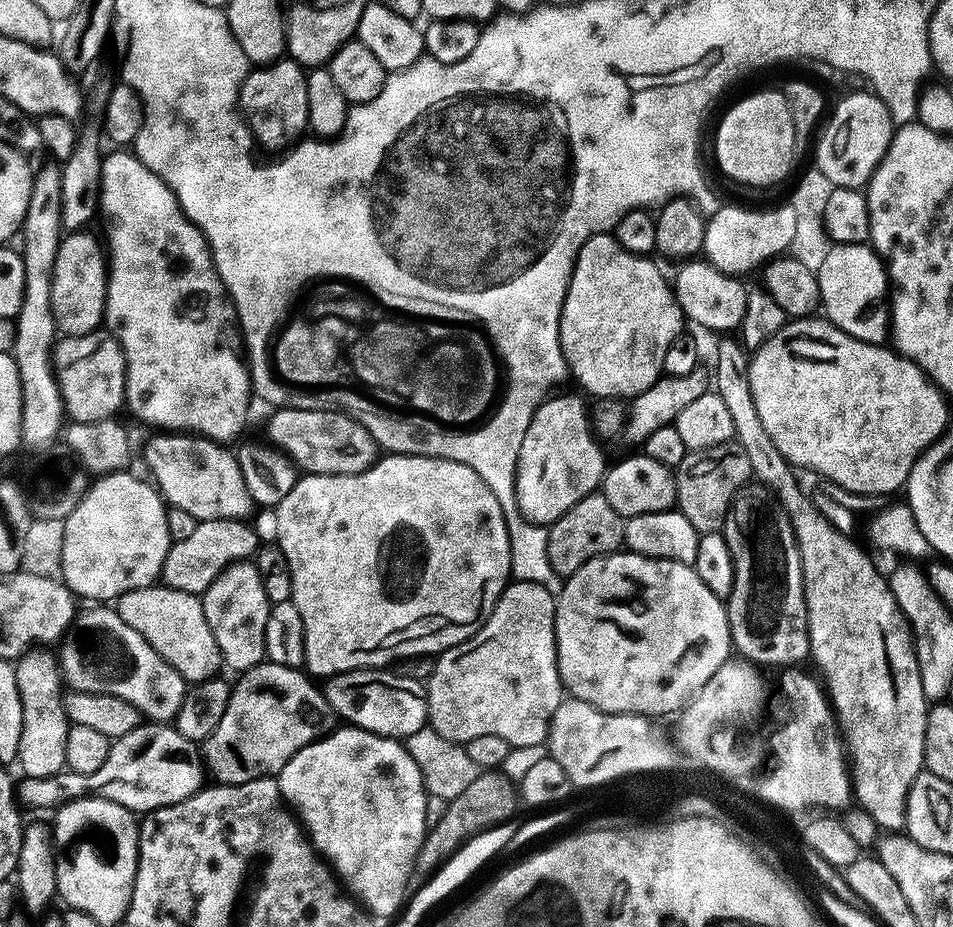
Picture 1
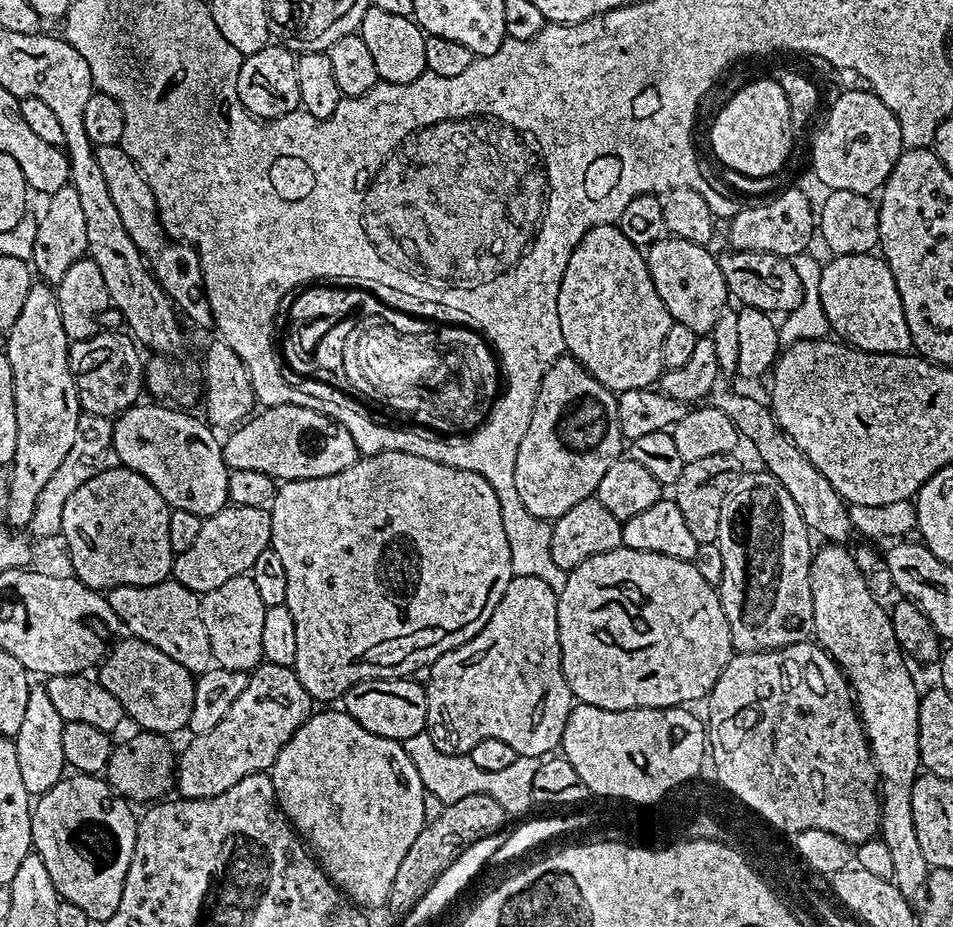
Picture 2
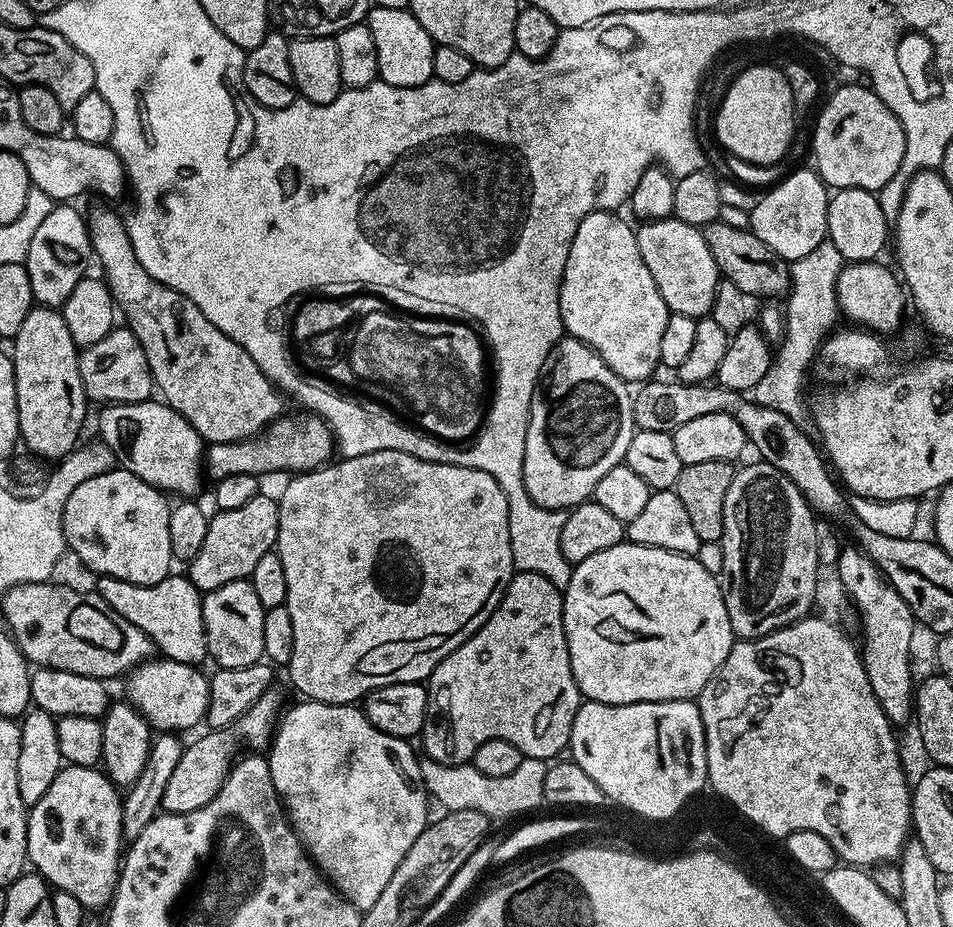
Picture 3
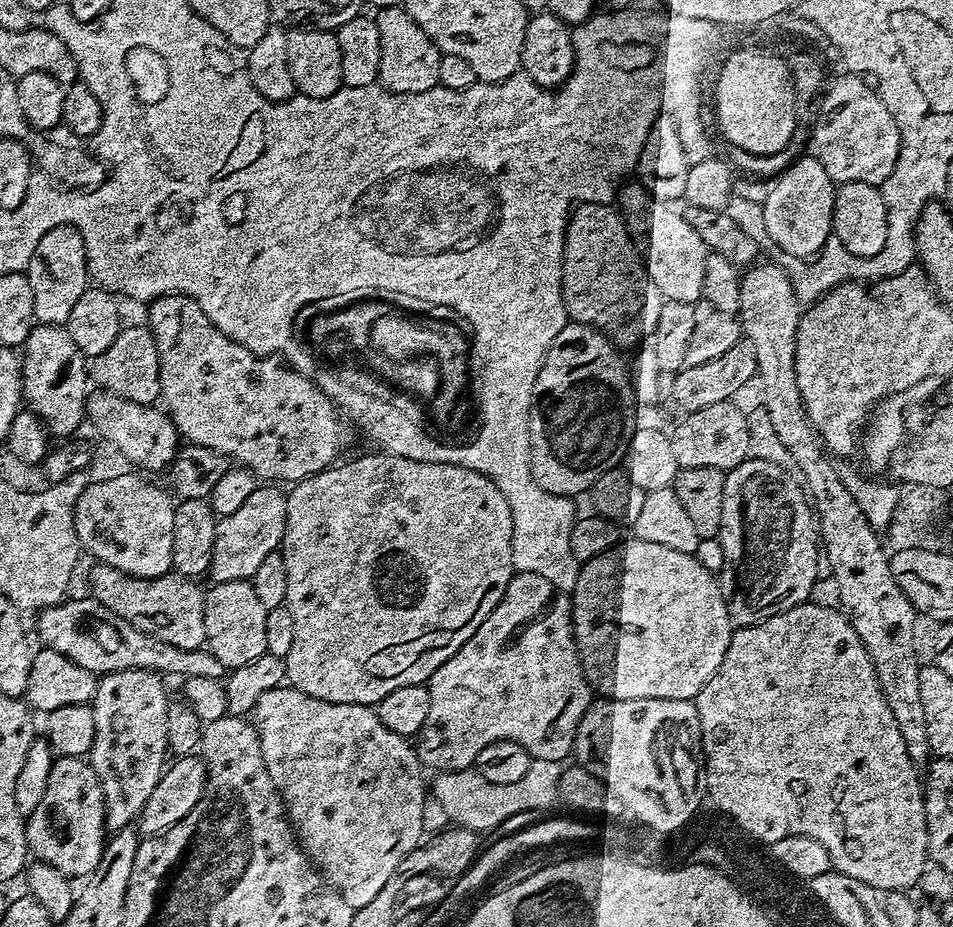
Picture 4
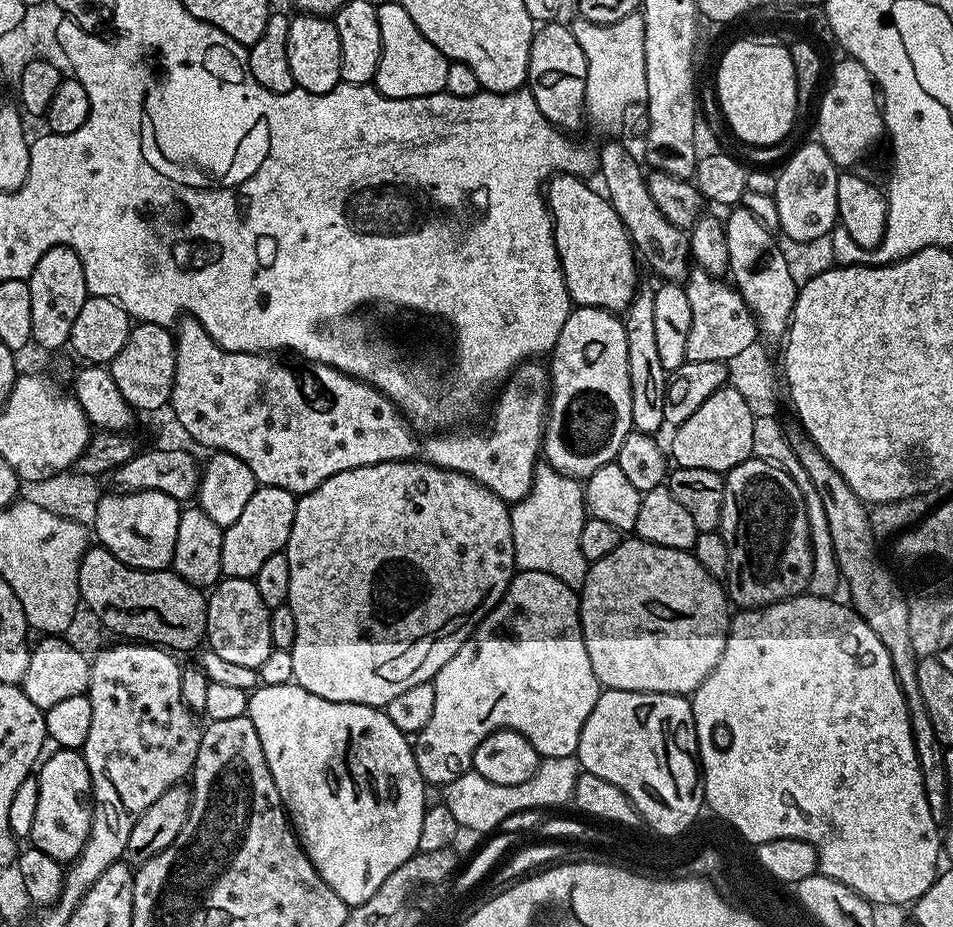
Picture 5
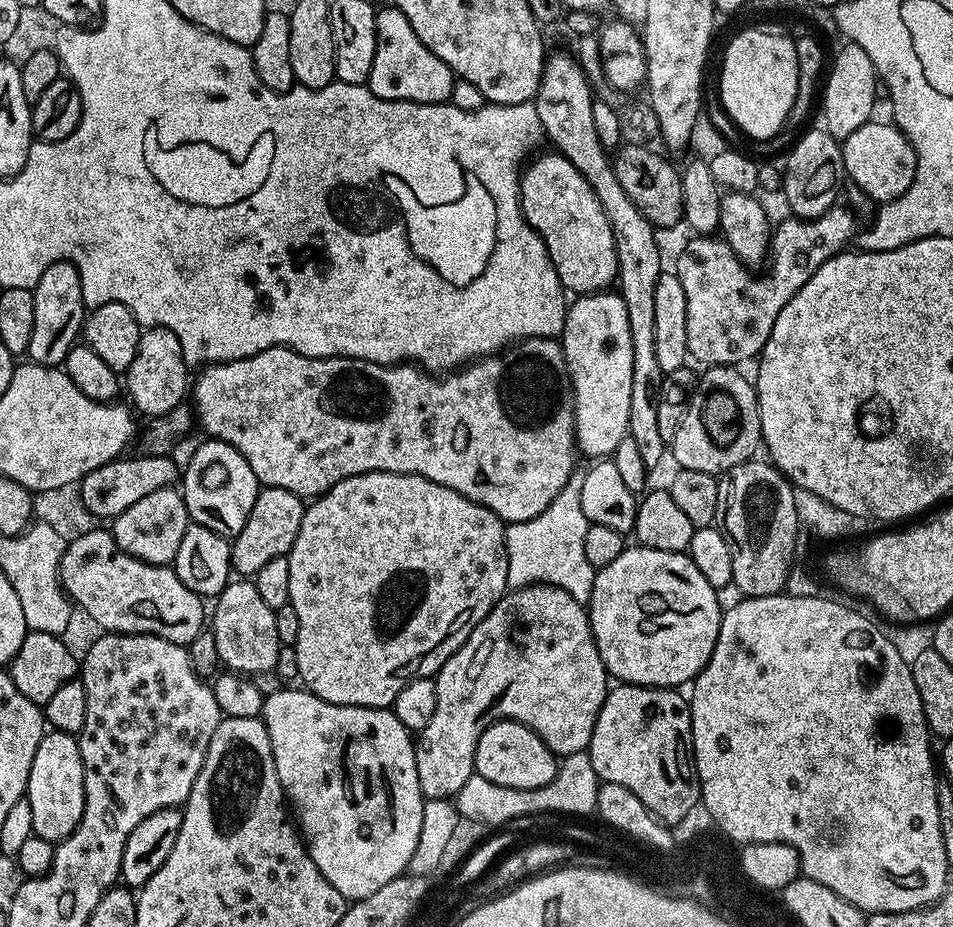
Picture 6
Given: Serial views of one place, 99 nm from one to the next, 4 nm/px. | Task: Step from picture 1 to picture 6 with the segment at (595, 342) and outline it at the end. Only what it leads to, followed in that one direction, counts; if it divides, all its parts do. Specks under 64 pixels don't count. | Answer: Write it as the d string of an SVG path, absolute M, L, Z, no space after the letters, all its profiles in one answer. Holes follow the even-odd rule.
M555 150L539 156L523 165L520 212L526 223L542 238L550 262L569 293L603 292L615 281L618 266L610 222L590 182L582 178L580 171L566 157Z

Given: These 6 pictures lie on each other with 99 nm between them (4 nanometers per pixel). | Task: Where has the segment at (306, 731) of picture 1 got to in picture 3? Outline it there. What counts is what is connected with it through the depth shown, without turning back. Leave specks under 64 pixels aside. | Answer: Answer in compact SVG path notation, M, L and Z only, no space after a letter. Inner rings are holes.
M273 686L266 689L253 702L250 710L246 710L246 714L242 714L242 718L238 718L232 723L231 734L224 730L208 730L205 731L205 736L198 737L193 744L189 743L185 747L178 766L171 774L170 783L166 785L166 790L162 793L160 807L164 812L186 814L206 806L206 802L210 802L210 798L214 798L214 794L218 794L222 782L228 777L228 771L231 770L237 759L236 740L240 744L245 744L248 747L245 749L248 750L264 750L271 745L272 738L276 735L276 725L282 715L282 709L285 707L284 696L278 688Z

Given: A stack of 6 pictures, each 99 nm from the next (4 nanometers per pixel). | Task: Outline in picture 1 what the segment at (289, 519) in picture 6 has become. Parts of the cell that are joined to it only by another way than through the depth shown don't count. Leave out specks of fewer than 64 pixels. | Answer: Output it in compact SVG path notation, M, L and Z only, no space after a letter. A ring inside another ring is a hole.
M243 519L202 520L194 526L194 534L171 541L164 559L163 583L174 590L203 594L222 570L247 561L257 551L256 532L244 523L248 522Z

